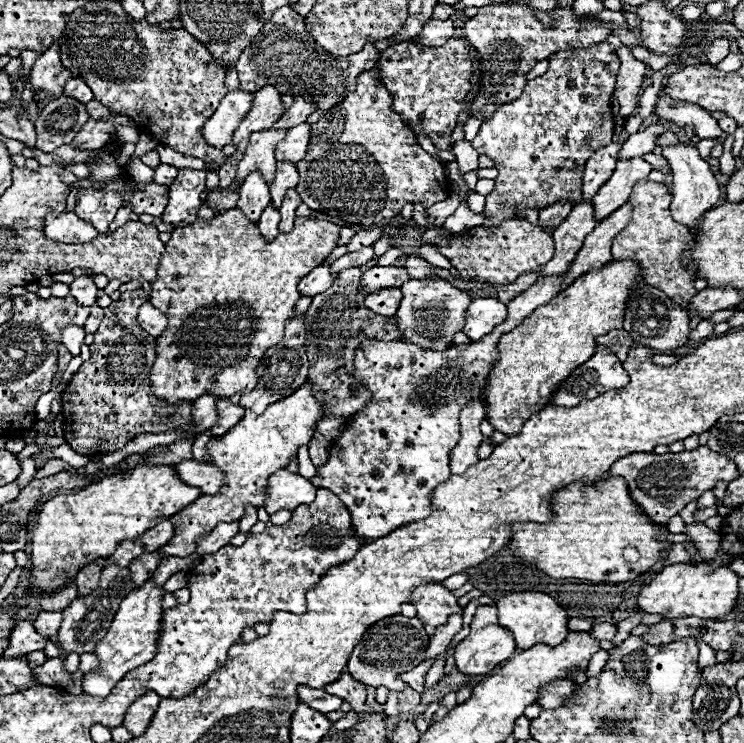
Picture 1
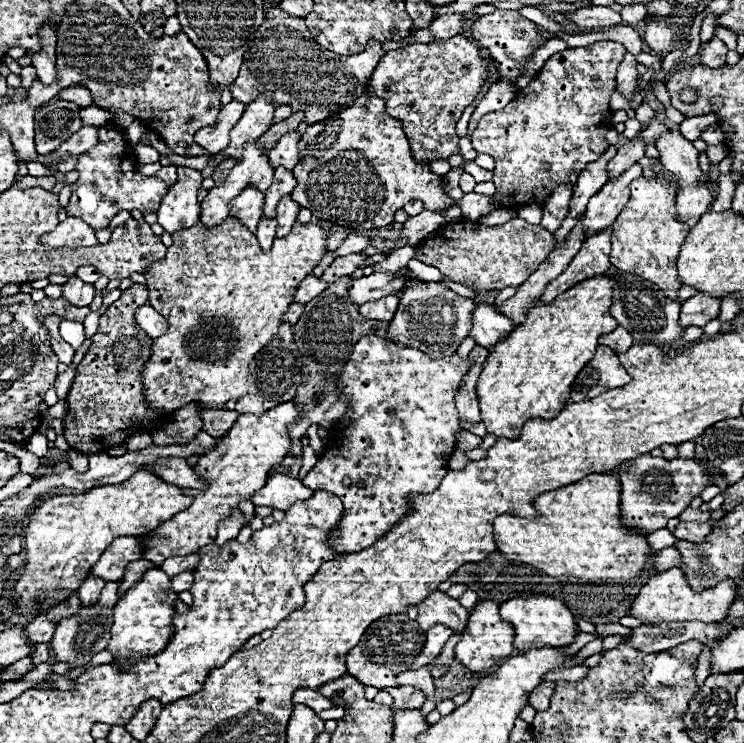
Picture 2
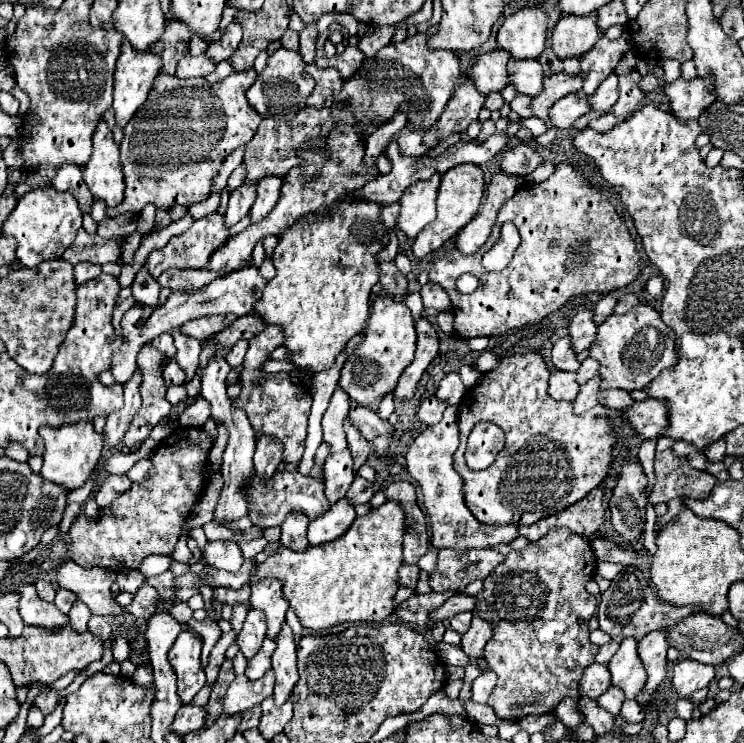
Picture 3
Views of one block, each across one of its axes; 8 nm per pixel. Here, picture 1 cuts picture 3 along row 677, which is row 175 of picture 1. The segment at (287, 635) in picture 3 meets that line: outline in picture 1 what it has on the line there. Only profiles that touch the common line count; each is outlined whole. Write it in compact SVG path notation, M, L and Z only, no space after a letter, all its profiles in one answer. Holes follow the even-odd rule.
M280 160L278 162L278 170L276 170L276 178L270 184L270 194L272 194L272 206L280 208L282 198L286 194L288 188L296 188L298 184L298 172L296 166L288 160Z

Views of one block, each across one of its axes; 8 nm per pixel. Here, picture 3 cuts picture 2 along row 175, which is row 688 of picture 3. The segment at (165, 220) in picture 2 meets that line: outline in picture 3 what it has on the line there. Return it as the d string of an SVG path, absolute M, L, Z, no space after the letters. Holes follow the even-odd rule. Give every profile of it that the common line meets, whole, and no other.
M184 630L168 652L168 660L178 676L178 696L182 704L188 704L206 684L204 670L200 668L200 652L202 638L194 630Z

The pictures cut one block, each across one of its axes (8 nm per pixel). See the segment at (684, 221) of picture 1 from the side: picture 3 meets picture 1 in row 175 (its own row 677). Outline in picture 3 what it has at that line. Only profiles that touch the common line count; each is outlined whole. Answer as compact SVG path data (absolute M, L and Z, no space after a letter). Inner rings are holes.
M686 658L674 664L672 674L672 686L678 698L690 698L692 692L708 686L708 682L714 678L714 666Z

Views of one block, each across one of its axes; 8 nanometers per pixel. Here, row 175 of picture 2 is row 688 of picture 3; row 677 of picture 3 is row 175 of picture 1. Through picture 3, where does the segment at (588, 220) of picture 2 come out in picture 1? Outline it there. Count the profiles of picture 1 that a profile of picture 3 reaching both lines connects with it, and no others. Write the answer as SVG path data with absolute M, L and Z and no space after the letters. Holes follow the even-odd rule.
M640 156L628 158L628 160L618 160L616 170L612 172L610 180L592 198L594 208L596 208L596 218L604 220L616 208L620 208L628 200L634 184L638 180L646 178L648 172L652 172L652 166Z

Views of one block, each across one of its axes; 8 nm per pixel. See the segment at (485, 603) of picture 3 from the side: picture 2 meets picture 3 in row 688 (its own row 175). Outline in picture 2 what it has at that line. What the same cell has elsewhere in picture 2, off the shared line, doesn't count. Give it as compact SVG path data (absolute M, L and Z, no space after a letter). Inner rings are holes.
M606 40L604 50L594 50L592 44L582 48L570 48L554 54L546 66L540 70L532 82L520 90L520 94L502 110L490 112L480 118L474 134L472 146L478 152L490 154L496 162L494 178L496 194L494 200L500 202L508 210L516 210L518 204L538 204L544 202L558 184L576 184L580 172L588 162L596 160L600 152L604 152L610 144L606 140L606 132L612 128L612 114L608 98L616 88L616 68L622 62L622 54L626 50L620 42Z

